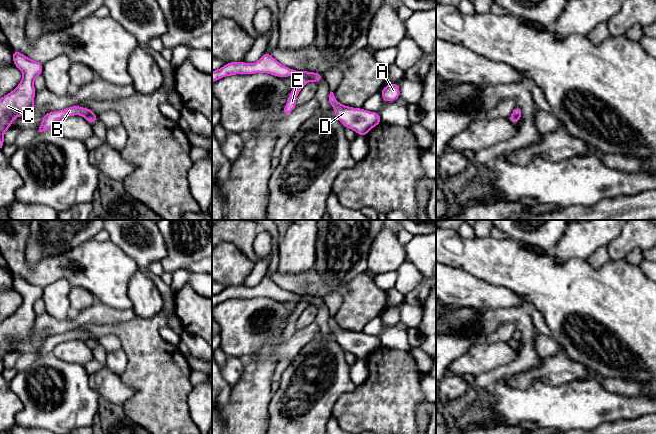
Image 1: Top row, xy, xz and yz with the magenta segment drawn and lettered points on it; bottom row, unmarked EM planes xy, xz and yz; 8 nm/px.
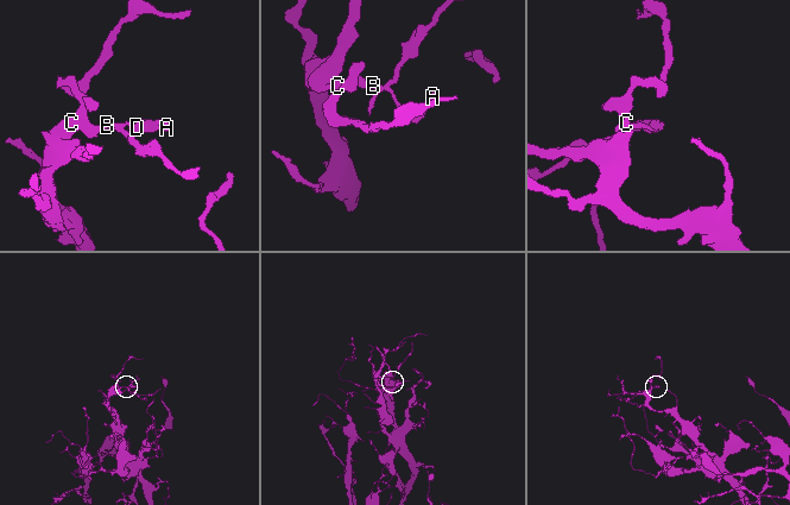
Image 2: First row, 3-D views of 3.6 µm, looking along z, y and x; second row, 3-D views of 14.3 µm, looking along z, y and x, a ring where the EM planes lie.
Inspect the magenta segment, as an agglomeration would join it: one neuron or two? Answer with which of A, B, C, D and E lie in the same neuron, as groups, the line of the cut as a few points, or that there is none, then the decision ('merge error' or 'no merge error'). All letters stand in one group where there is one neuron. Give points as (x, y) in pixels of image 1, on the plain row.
A B C D / E; cut in xz along (299, 301), (307, 301), (311, 304); merge error

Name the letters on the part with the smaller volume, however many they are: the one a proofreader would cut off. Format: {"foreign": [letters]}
{"foreign": ["E"]}

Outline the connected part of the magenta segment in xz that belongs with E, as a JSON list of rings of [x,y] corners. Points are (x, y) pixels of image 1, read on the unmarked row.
[[[300,301],[298,302],[296,309],[293,311],[292,315],[289,317],[286,329],[283,332],[283,340],[288,340],[296,332],[296,323],[305,308],[310,306],[308,302]]]

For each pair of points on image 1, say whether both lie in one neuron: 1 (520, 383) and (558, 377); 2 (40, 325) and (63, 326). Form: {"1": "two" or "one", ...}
{"1": "one", "2": "one"}

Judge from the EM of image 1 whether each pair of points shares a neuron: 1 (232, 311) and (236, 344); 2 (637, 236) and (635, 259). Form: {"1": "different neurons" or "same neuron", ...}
{"1": "same neuron", "2": "different neurons"}

